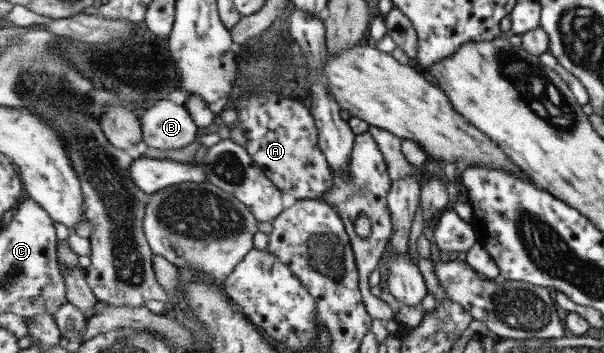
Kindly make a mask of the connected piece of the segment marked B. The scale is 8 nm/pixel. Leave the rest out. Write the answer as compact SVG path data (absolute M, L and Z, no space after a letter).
M163 99L151 105L140 118L143 140L160 149L185 148L199 128L181 99Z

